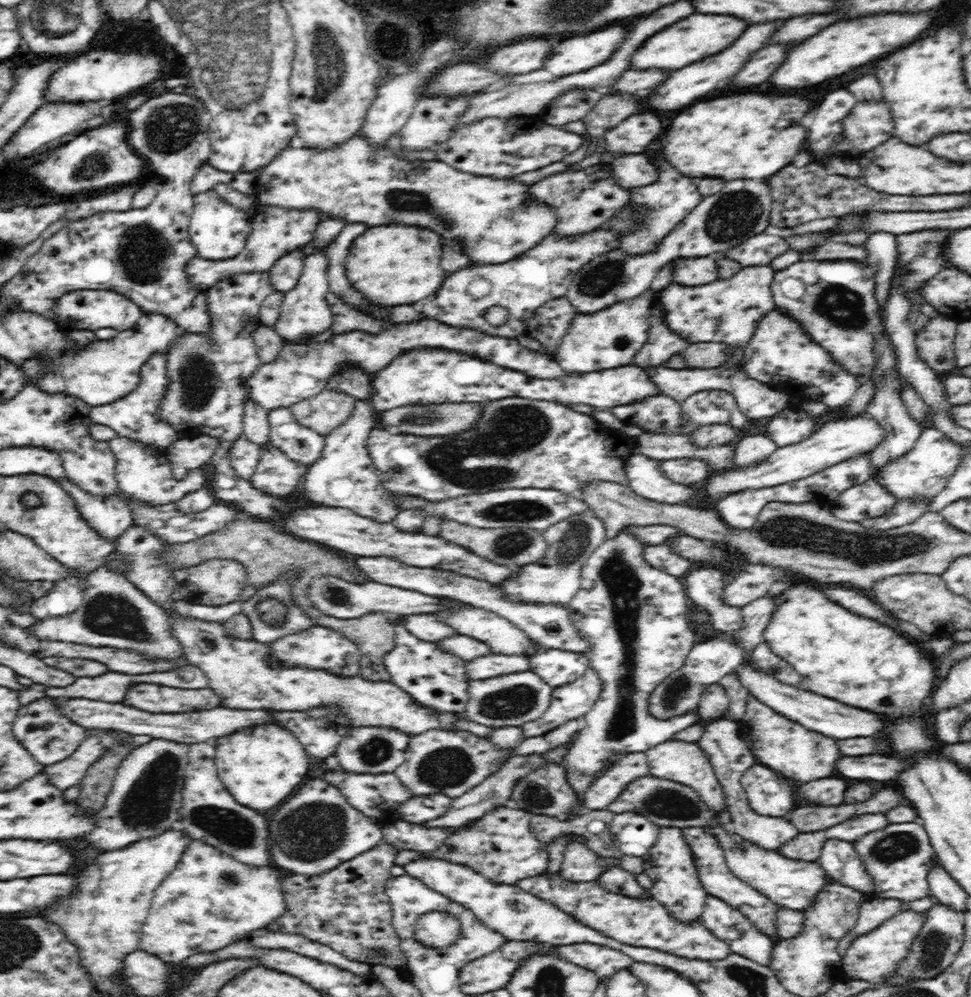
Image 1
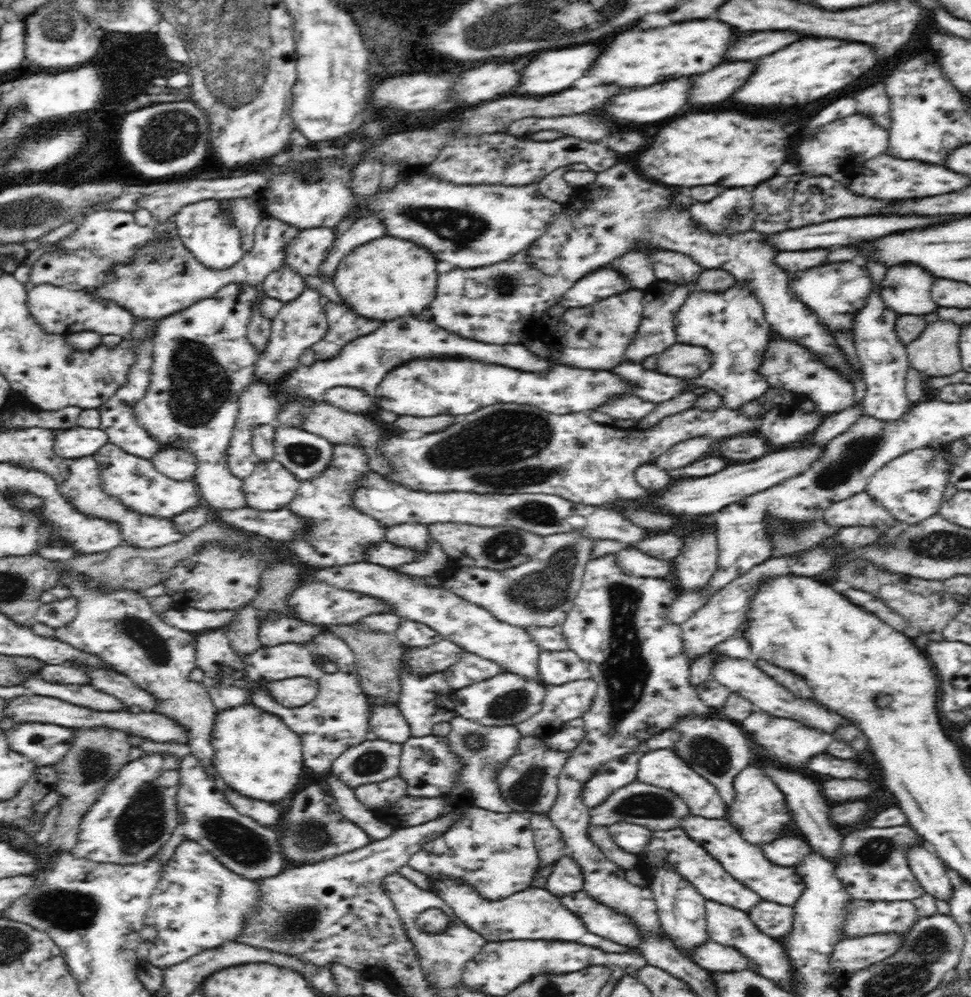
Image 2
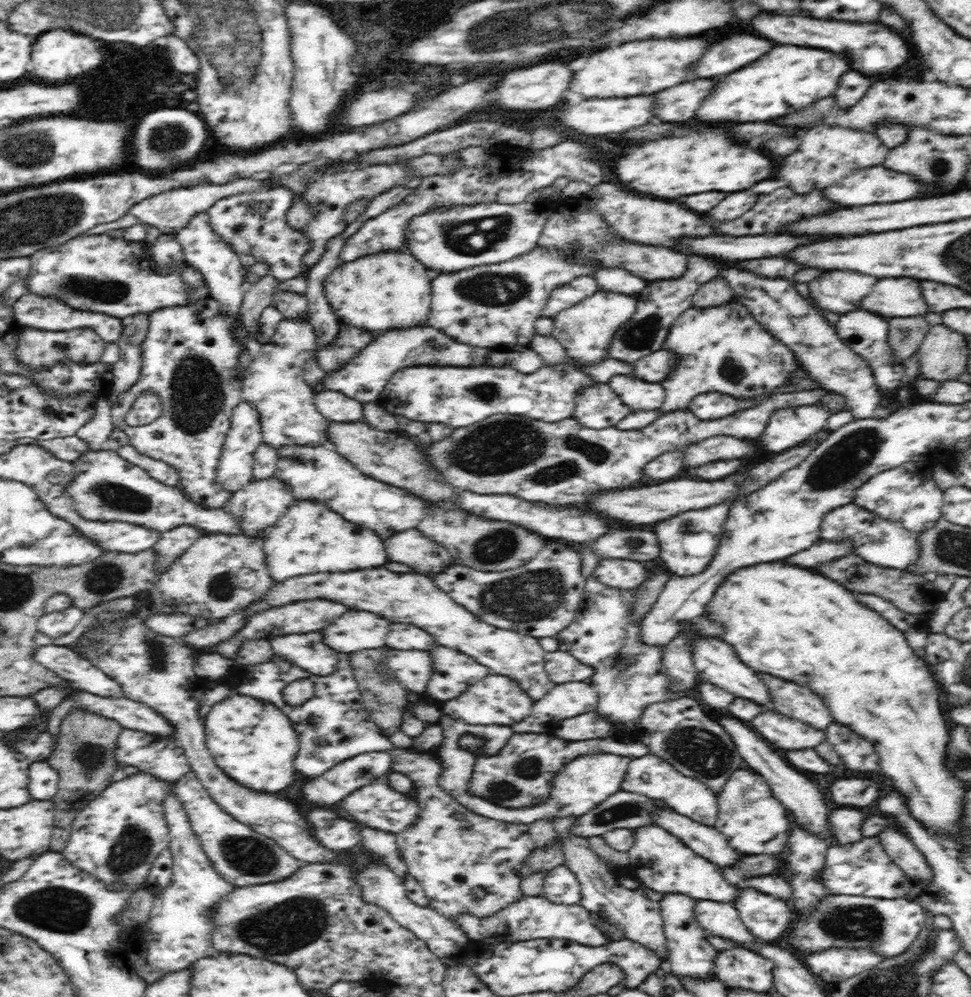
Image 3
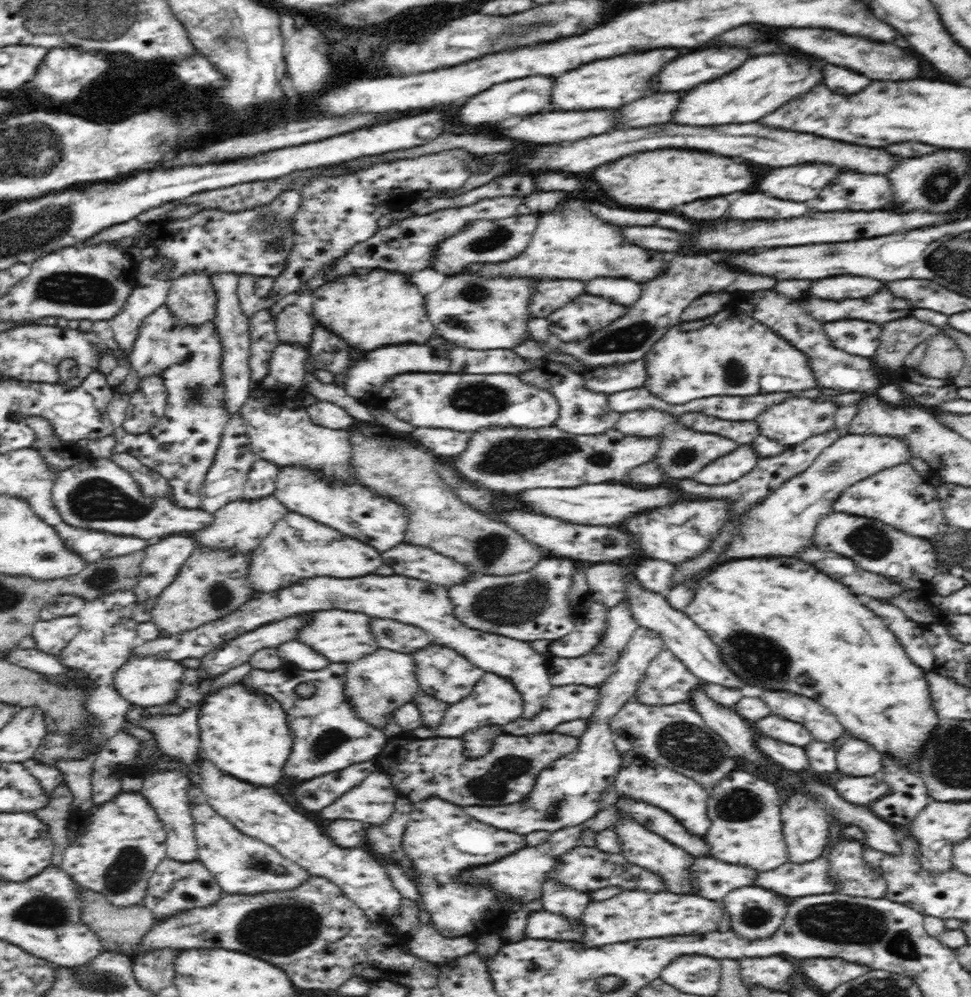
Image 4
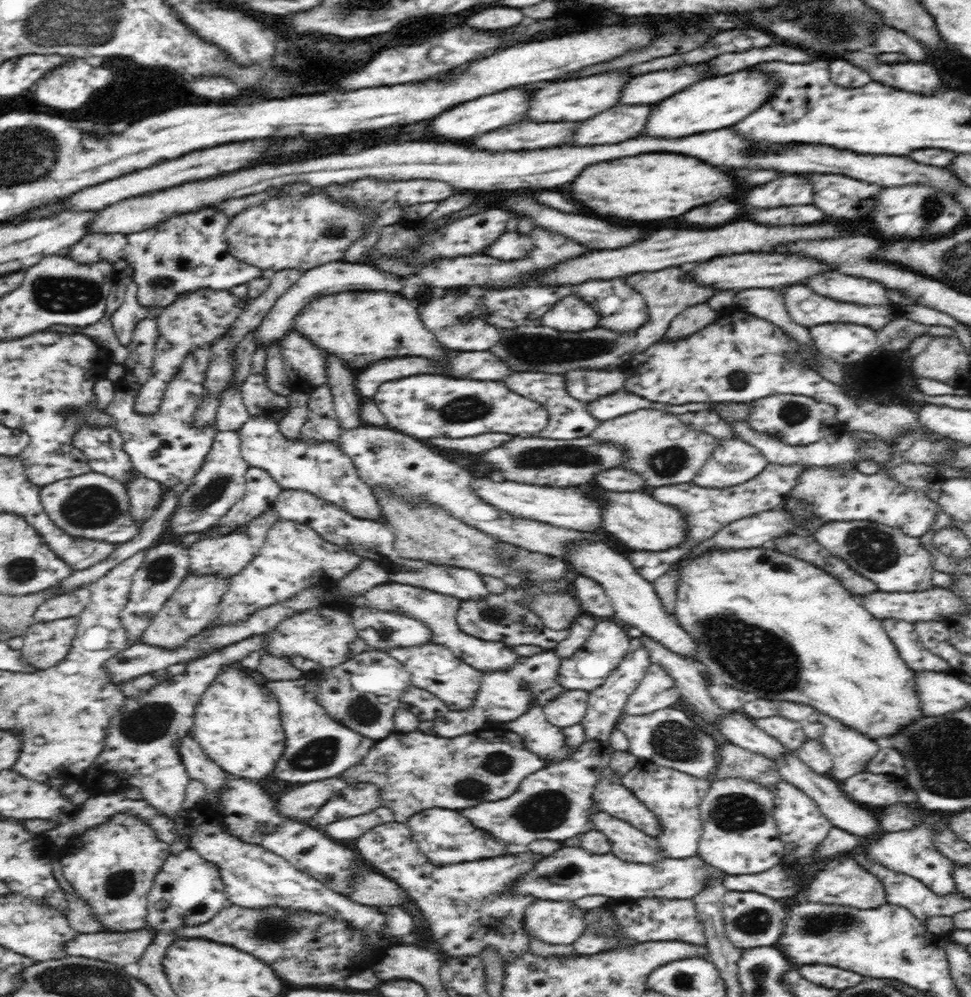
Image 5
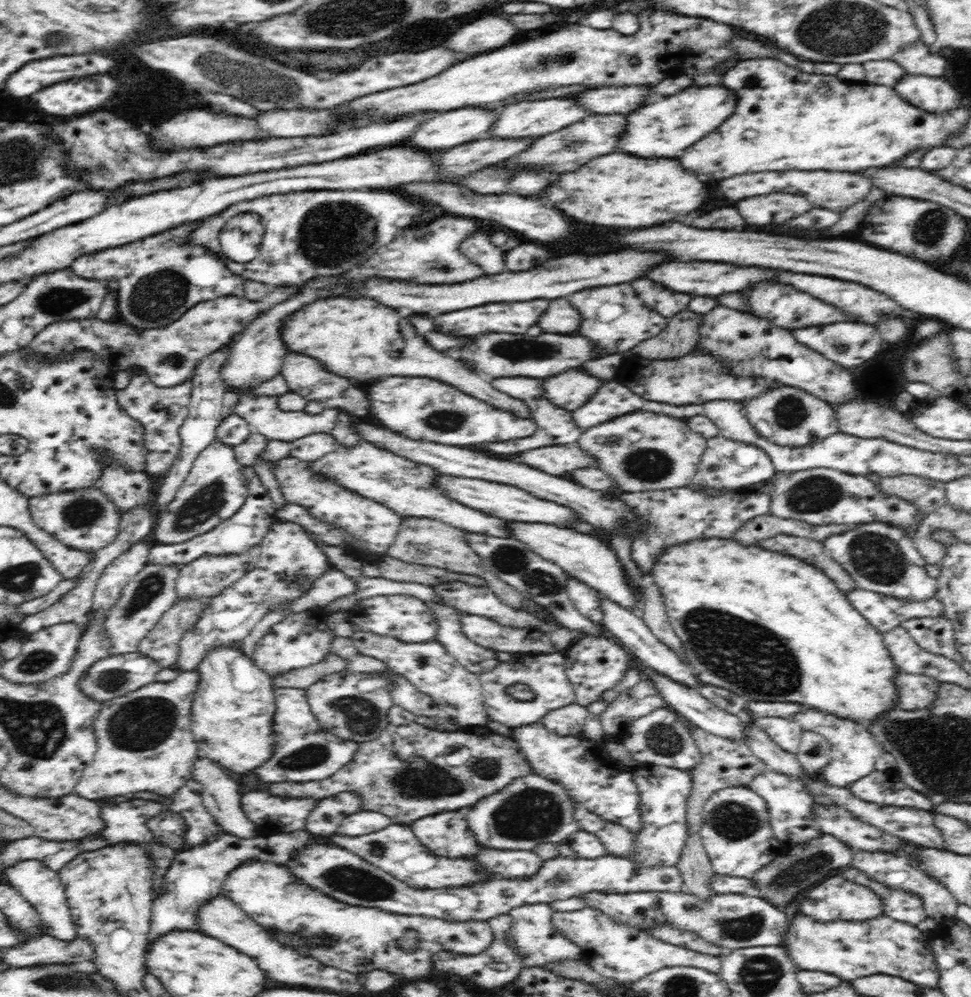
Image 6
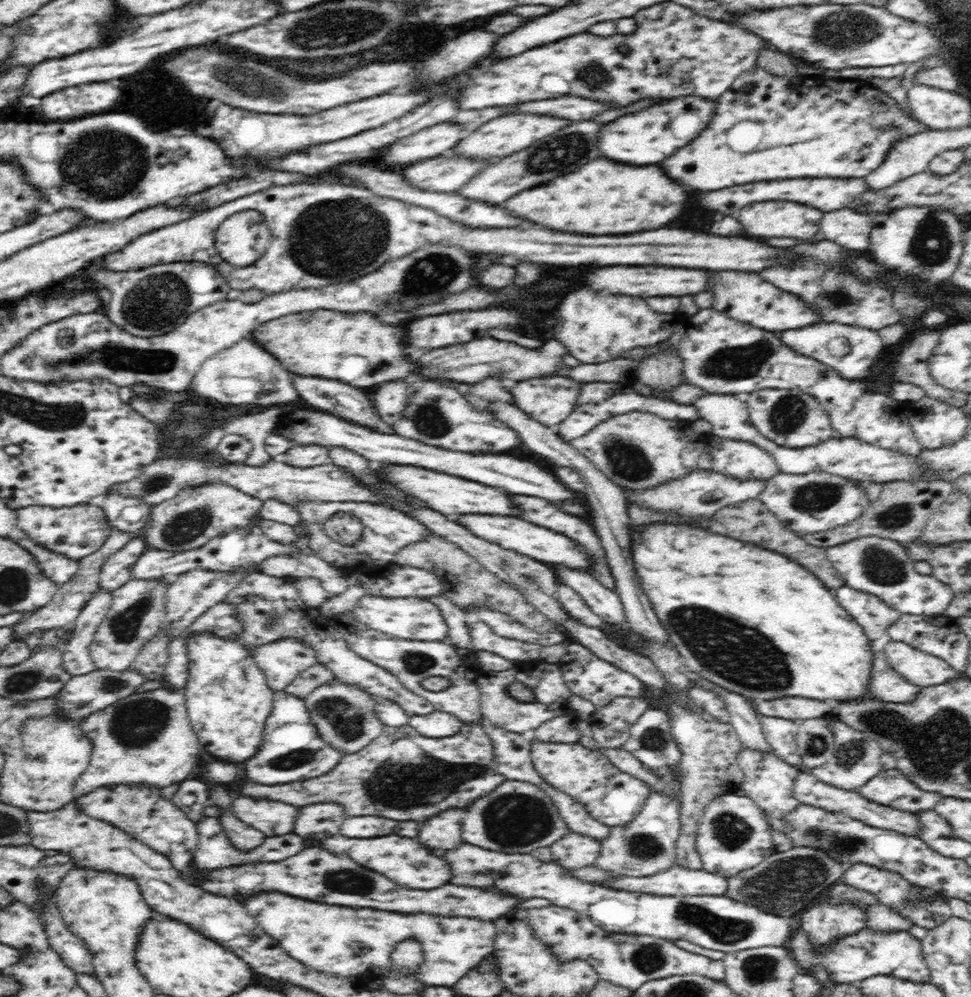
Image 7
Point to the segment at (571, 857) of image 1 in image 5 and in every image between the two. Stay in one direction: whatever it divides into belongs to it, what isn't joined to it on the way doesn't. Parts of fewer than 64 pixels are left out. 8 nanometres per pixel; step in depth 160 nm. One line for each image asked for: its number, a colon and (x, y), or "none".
2: (567, 878)
3: (561, 886)
4: (558, 898)
5: (556, 922)

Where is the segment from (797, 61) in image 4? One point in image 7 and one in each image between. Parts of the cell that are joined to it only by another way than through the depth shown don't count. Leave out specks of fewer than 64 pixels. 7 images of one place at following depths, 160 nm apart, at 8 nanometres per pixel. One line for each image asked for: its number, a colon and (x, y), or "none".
5: (712, 104)
6: (662, 128)
7: (656, 132)

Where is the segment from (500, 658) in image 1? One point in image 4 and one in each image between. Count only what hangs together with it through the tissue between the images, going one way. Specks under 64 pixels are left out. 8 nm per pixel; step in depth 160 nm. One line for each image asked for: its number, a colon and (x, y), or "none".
2: (470, 669)
3: (453, 671)
4: (443, 674)

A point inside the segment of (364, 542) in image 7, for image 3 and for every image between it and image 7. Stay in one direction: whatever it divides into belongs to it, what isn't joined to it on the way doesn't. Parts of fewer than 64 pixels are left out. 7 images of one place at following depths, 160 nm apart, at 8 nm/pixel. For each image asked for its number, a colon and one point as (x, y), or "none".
3: (274, 383)
4: (278, 431)
5: (323, 469)
6: (372, 527)

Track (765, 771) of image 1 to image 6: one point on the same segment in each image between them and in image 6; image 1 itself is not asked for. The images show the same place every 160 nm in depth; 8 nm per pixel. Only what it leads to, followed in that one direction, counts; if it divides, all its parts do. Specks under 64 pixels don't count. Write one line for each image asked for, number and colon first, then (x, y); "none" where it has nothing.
2: (758, 812)
3: (754, 821)
4: (746, 828)
5: (740, 836)
6: (736, 834)

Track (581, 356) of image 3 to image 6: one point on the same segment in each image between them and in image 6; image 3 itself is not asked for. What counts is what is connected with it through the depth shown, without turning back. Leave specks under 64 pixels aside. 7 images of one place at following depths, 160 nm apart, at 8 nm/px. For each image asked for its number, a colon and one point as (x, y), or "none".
4: (574, 322)
5: (571, 314)
6: (560, 317)

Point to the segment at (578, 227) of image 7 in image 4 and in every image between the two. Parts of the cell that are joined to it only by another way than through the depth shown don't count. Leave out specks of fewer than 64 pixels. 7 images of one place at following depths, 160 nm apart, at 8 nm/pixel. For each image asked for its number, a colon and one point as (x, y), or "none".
4: (667, 178)
5: (647, 187)
6: (616, 191)

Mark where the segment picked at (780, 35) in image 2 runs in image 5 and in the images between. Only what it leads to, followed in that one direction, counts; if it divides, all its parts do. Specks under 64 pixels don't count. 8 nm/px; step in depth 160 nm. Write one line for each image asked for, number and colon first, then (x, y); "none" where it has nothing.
3: (725, 57)
4: (682, 74)
5: (652, 87)

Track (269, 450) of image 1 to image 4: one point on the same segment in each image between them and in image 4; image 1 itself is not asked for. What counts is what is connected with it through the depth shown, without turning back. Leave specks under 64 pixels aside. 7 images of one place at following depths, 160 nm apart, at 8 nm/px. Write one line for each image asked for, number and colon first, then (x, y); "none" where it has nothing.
2: (270, 486)
3: (259, 504)
4: (242, 525)

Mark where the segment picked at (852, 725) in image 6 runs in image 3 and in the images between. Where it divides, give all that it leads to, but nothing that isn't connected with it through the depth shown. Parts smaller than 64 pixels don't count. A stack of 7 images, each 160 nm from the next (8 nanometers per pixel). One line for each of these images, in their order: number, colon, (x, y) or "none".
3: (789, 699)
4: (823, 726)
5: (851, 751)

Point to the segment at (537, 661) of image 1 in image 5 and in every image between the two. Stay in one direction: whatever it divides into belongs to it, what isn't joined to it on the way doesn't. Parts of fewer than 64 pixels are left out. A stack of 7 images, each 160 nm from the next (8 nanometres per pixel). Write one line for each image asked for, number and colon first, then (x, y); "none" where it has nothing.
2: (555, 668)
3: (562, 668)
4: (592, 670)
5: (588, 669)

